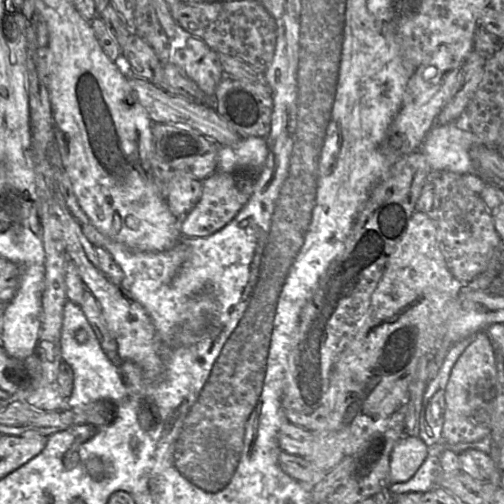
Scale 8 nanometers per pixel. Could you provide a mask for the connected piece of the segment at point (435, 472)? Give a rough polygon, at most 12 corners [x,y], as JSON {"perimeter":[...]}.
{"perimeter":[[490,437],[471,443],[429,447],[415,475],[389,486],[393,496],[424,494],[439,486],[445,450],[456,454],[473,449],[490,454]]}

